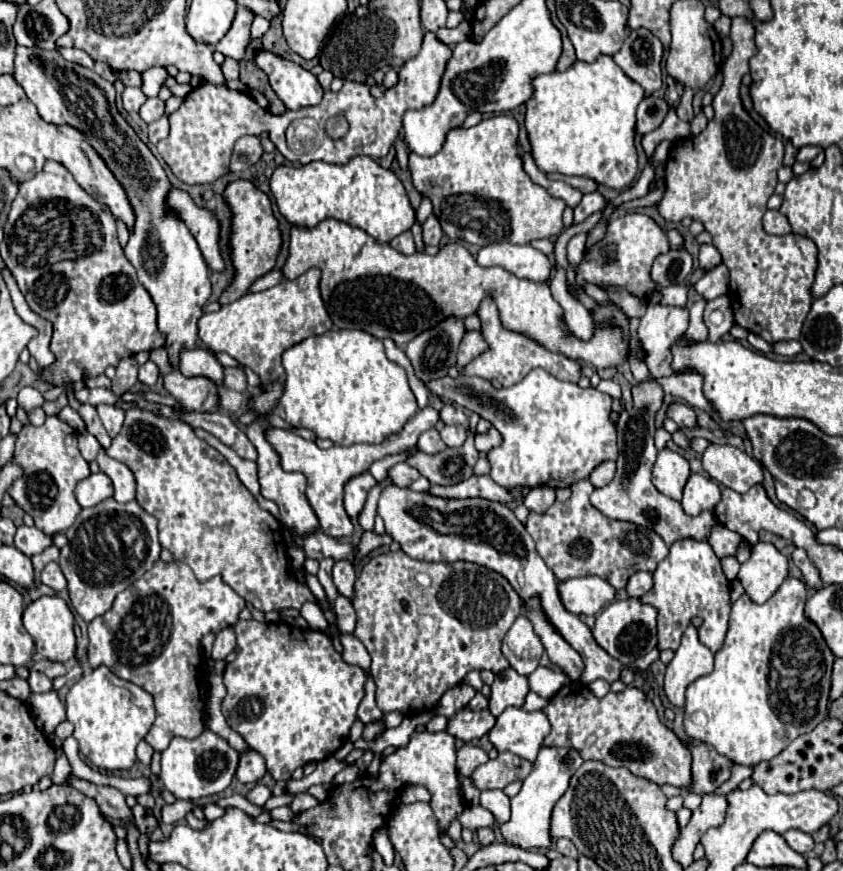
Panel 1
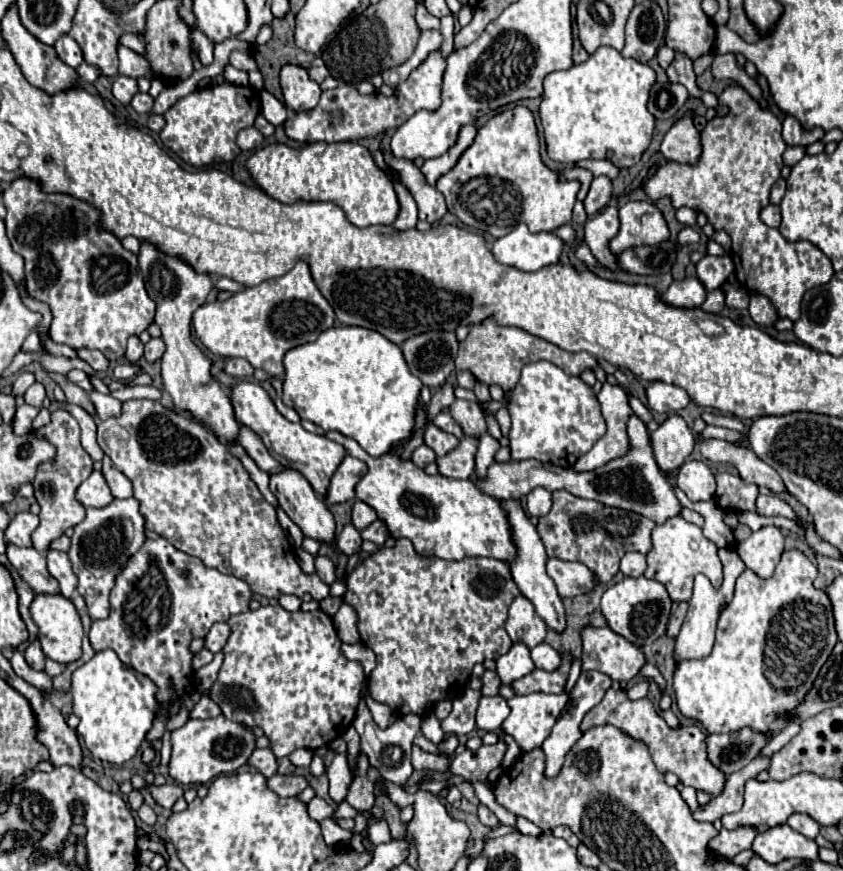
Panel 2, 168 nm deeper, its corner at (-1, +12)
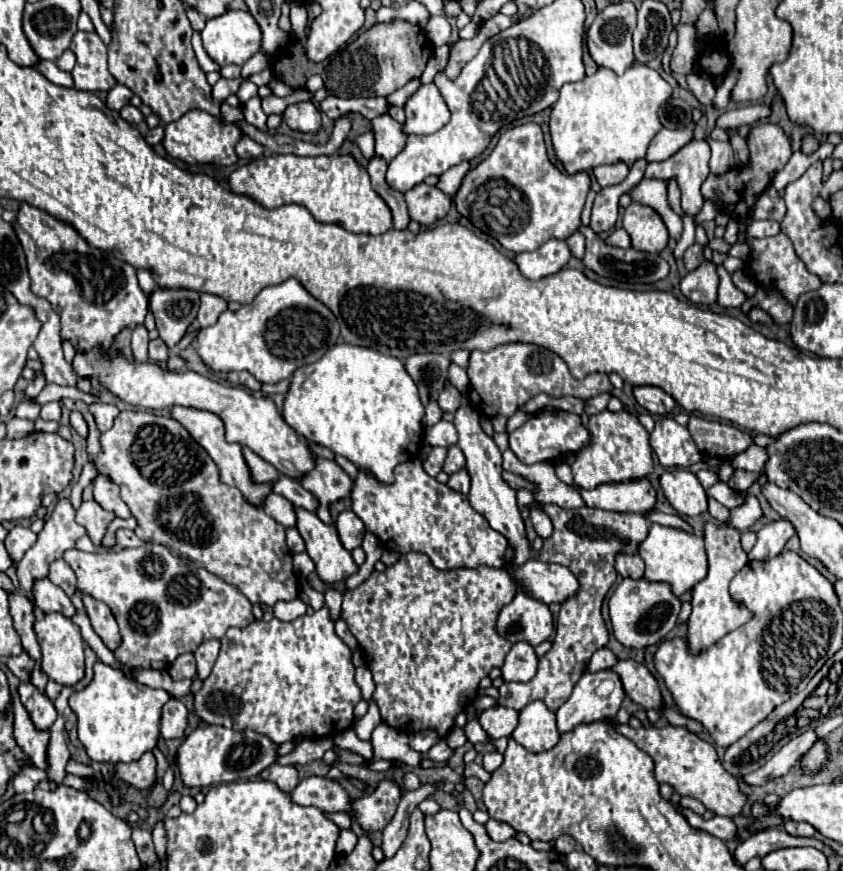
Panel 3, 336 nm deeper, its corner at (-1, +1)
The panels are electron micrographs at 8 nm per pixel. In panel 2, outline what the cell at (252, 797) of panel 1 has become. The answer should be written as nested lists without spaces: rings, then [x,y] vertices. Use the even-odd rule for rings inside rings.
[[[276,774],[268,780],[268,786],[280,794],[282,798],[286,796],[296,796],[300,794],[306,786],[308,786],[308,780],[304,776],[282,776],[282,774]]]

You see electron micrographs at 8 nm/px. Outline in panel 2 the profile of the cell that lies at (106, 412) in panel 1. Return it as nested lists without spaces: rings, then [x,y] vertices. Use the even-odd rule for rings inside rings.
[[[96,390],[90,392],[90,400],[96,408],[96,416],[100,420],[106,420],[106,418],[112,418],[112,416],[120,416],[120,410],[122,410],[122,402],[108,396],[108,394],[100,394]]]

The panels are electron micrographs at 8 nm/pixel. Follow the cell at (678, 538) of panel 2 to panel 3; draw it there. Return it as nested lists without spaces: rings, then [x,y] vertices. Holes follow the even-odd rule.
[[[652,525],[648,537],[640,543],[638,555],[646,563],[646,573],[644,579],[652,583],[668,583],[672,593],[676,597],[688,593],[698,581],[702,581],[708,575],[708,561],[706,561],[706,547],[704,539],[686,533],[682,529],[672,529],[672,527],[662,527],[662,525]]]

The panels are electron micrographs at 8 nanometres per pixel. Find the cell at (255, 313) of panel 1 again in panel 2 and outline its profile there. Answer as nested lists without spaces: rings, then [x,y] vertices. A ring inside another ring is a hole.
[[[298,262],[290,272],[286,272],[280,278],[274,280],[266,280],[254,288],[246,288],[238,294],[234,294],[232,298],[220,302],[208,302],[204,306],[200,306],[194,312],[192,318],[192,326],[196,336],[200,338],[200,342],[216,356],[222,358],[246,358],[254,368],[262,368],[272,376],[282,376],[284,374],[284,364],[282,358],[290,348],[314,342],[326,328],[334,326],[334,310],[328,304],[328,300],[320,294],[320,290],[316,288],[312,276],[310,276],[310,268],[306,262]]]

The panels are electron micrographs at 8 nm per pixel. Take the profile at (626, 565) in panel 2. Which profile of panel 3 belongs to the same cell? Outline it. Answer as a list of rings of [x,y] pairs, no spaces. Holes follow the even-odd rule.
[[[618,555],[616,557],[616,571],[620,577],[630,577],[630,579],[642,579],[644,575],[644,563],[638,555]]]

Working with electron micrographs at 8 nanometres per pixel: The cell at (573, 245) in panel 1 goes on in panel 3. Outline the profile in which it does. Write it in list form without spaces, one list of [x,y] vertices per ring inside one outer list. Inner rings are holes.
[[[612,229],[604,241],[608,245],[612,245],[612,247],[622,247],[622,249],[630,247],[630,237],[628,237],[628,233],[624,229]]]

